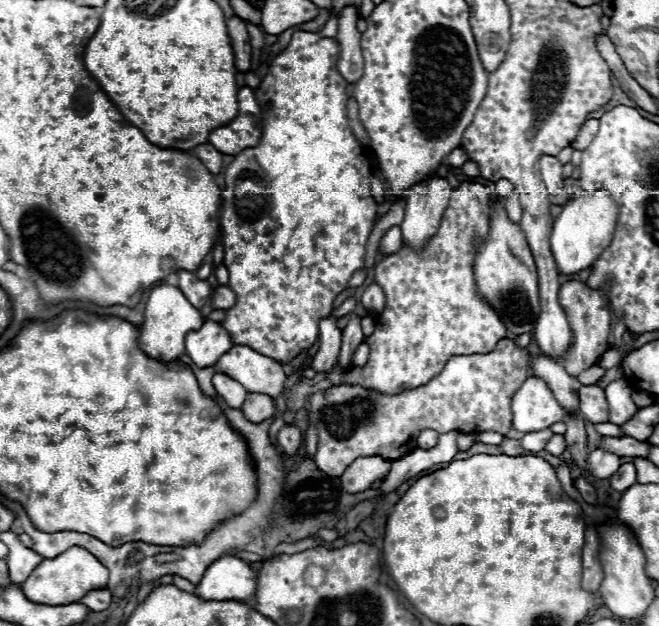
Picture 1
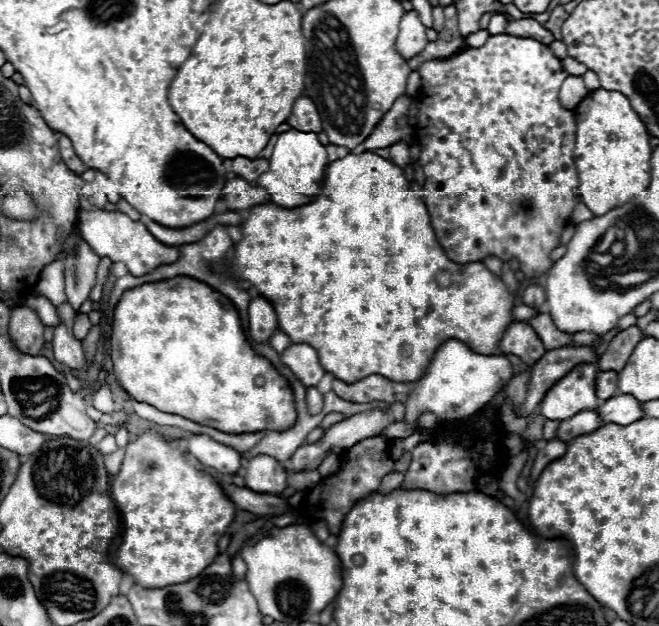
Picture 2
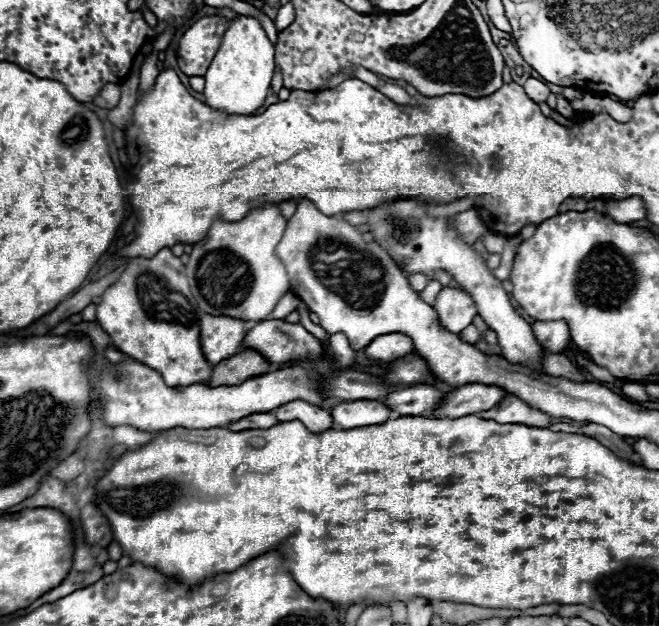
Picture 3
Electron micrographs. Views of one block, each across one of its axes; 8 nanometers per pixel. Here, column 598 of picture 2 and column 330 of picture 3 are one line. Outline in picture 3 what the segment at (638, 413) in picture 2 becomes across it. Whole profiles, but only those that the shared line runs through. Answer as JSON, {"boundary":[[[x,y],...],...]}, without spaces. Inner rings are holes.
{"boundary":[[[344,400],[330,408],[332,424],[342,430],[372,426],[372,424],[384,424],[388,418],[399,418],[398,412],[388,412],[380,402],[376,400]]]}

